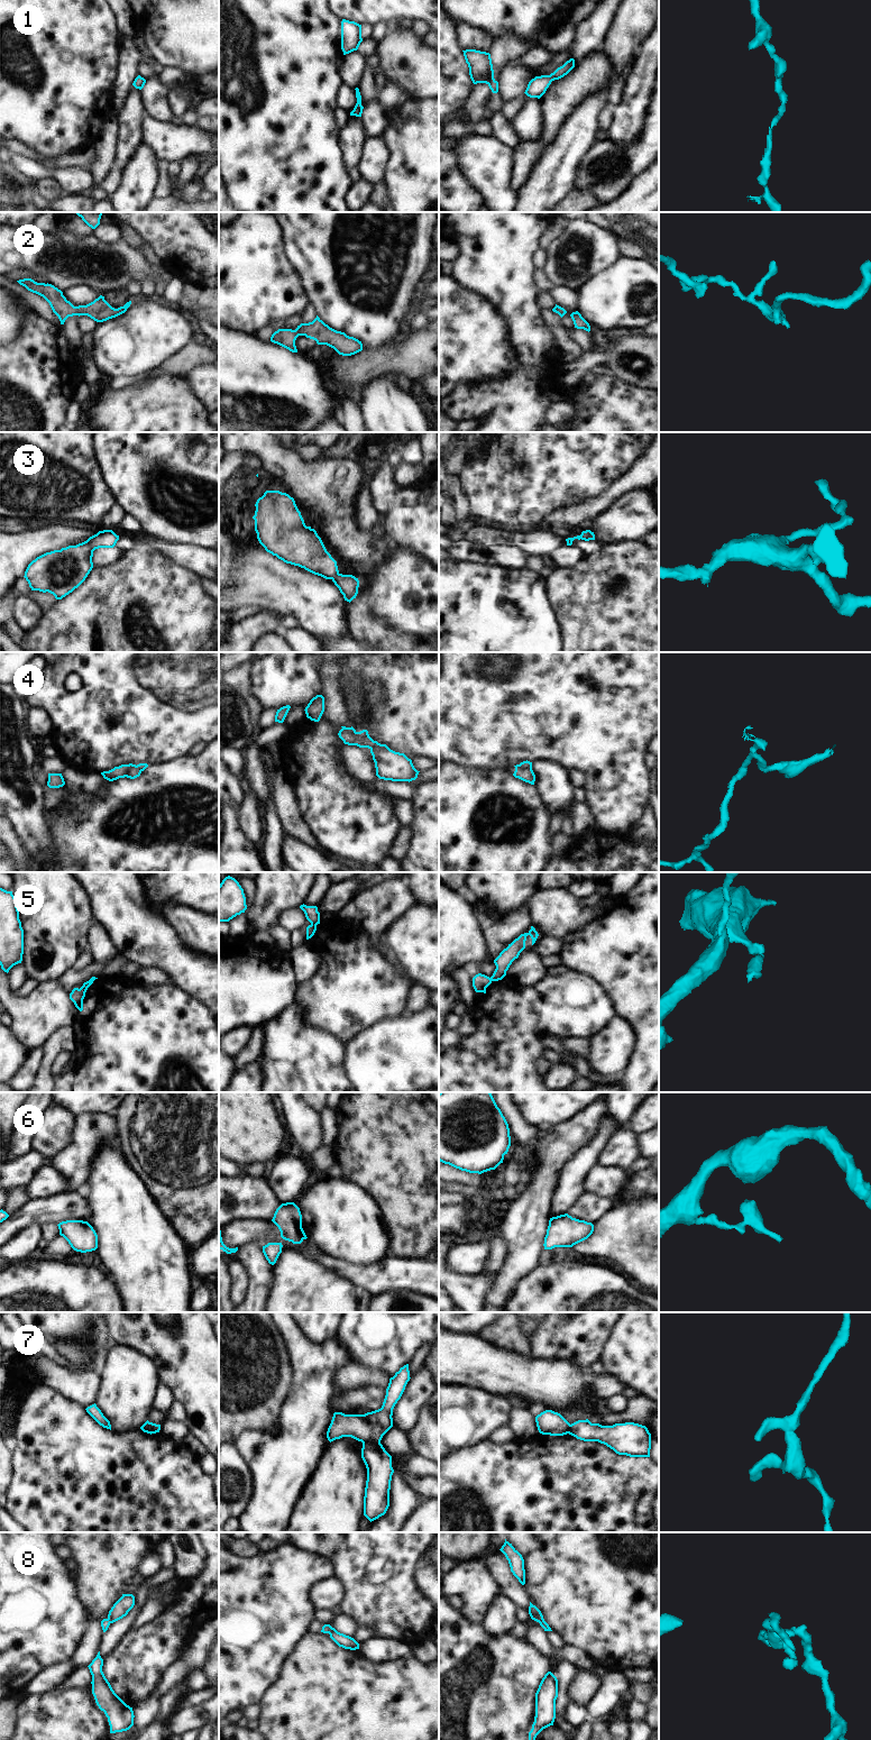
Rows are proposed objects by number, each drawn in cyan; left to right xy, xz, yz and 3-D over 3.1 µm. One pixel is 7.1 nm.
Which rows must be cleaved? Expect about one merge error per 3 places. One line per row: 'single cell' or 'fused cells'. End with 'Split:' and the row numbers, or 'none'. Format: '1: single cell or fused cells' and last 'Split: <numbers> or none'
1: single cell
2: single cell
3: single cell
4: fused cells
5: fused cells
6: single cell
7: fused cells
8: fused cells
Split: 4, 5, 7, 8

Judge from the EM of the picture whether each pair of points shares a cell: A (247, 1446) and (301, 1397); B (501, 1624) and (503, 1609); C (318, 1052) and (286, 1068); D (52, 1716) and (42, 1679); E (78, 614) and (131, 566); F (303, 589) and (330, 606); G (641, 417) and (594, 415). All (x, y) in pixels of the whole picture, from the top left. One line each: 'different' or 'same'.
A: same
B: same
C: same
D: different
E: same
F: same
G: same

